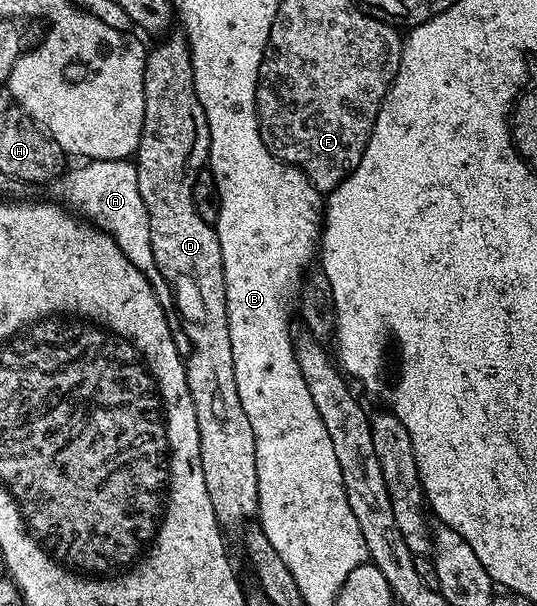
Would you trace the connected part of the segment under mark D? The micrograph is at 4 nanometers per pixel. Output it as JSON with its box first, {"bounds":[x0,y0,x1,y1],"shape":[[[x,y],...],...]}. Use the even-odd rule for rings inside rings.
{"bounds":[136,39,258,530],"shape":[[[185,39],[170,40],[146,57],[144,74],[144,126],[136,153],[136,167],[140,198],[147,210],[148,235],[151,252],[155,256],[155,266],[164,280],[170,284],[170,292],[178,297],[181,317],[186,329],[181,333],[190,343],[190,357],[185,357],[186,385],[196,410],[196,422],[200,434],[200,458],[206,483],[205,496],[212,498],[212,510],[219,525],[229,530],[233,524],[246,522],[258,510],[258,483],[256,482],[256,442],[252,434],[252,422],[240,406],[240,394],[236,390],[236,374],[232,362],[232,342],[228,334],[226,317],[226,283],[224,282],[224,262],[220,254],[218,233],[211,225],[205,224],[194,209],[192,186],[198,175],[204,171],[210,159],[210,131],[204,110],[196,98],[194,75],[191,72],[190,50]]]}

